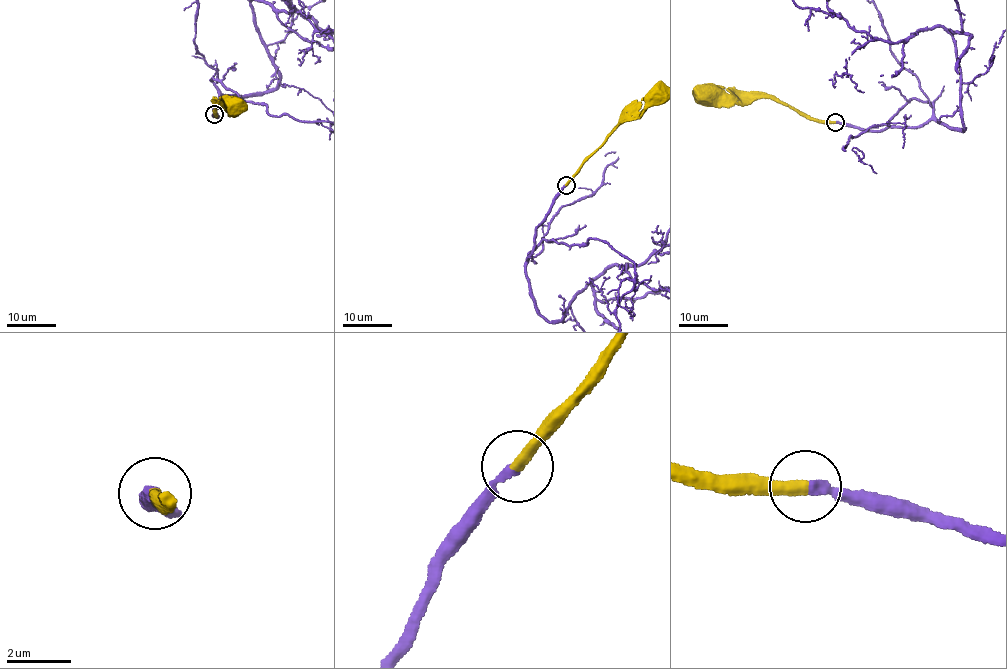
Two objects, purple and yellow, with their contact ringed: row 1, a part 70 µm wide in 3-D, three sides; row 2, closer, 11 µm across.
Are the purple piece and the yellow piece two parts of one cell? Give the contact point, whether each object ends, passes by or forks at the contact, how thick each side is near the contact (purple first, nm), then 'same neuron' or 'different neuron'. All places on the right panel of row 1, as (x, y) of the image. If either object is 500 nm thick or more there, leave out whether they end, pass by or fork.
place (835, 122); purple ends; yellow ends; calibres 320 and 400 nm; same neuron

